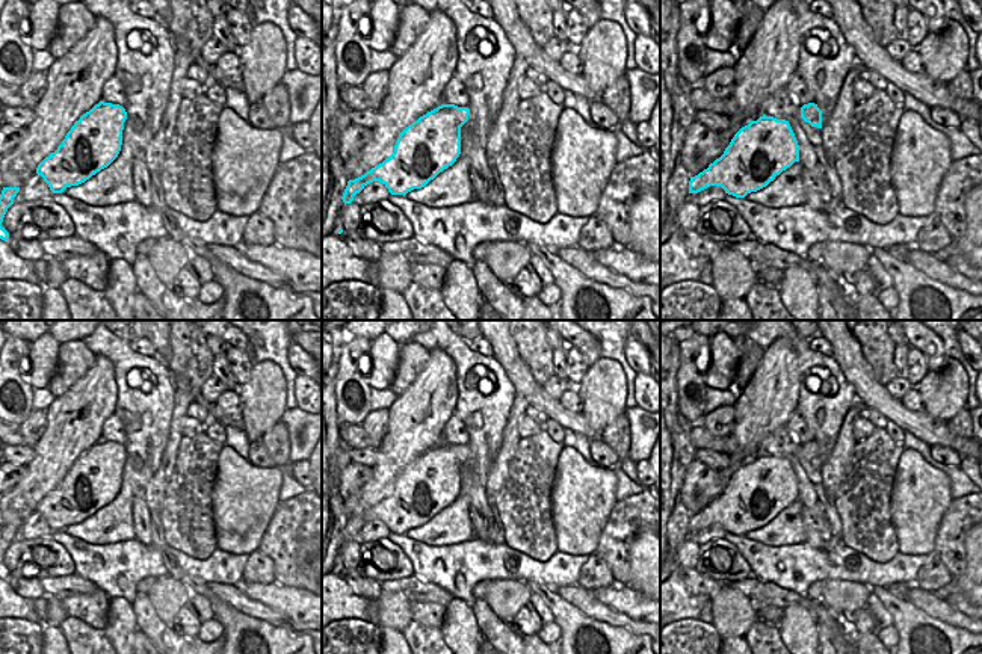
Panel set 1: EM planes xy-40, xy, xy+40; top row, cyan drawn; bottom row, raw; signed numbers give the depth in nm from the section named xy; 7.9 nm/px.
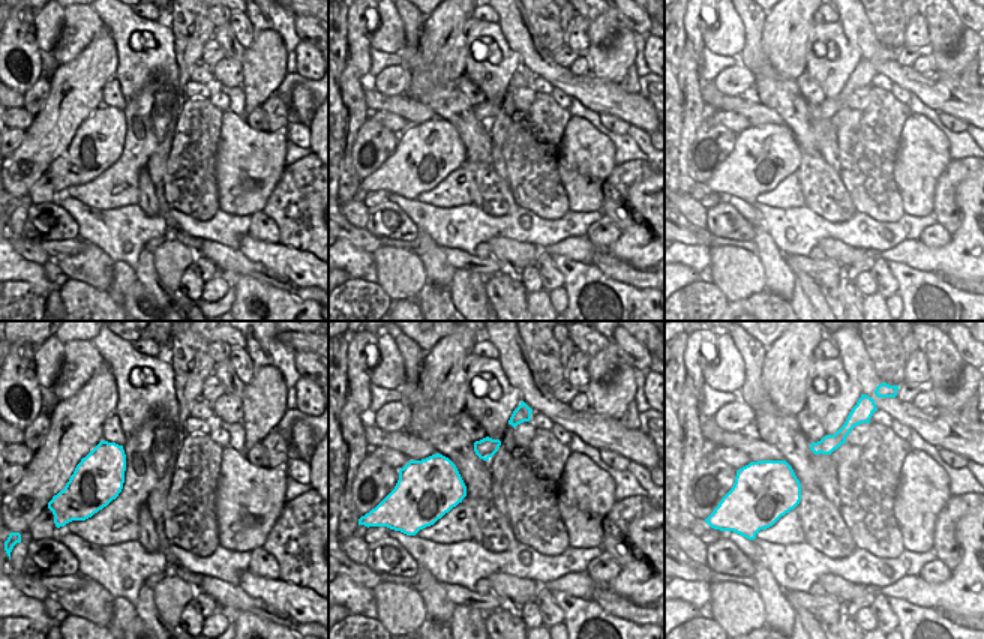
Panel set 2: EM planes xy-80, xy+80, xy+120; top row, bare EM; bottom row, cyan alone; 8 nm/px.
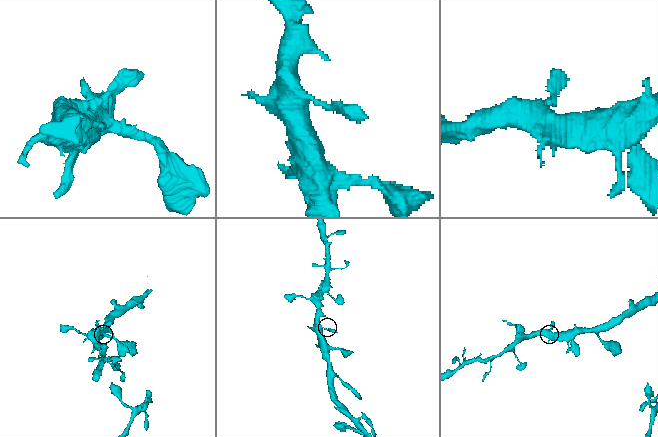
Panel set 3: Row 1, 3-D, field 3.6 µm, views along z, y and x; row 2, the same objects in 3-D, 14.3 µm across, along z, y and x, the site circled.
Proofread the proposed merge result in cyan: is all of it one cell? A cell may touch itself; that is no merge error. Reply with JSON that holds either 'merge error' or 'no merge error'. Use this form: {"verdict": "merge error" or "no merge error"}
{"verdict": "no merge error"}

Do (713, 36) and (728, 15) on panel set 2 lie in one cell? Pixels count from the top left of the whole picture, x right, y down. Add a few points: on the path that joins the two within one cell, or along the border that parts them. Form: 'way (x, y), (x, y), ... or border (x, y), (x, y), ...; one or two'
way (717, 32), (728, 20); one

